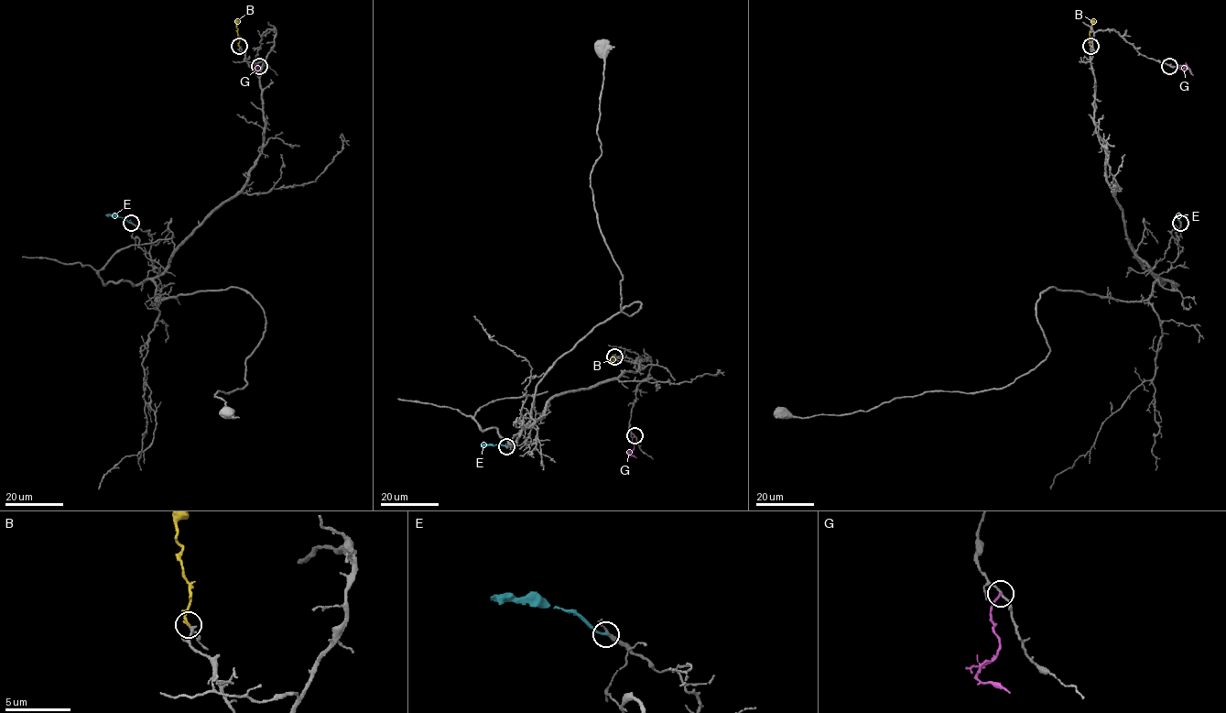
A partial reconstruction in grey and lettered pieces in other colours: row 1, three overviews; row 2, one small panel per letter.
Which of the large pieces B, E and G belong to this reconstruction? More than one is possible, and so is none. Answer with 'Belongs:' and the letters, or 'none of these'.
Belongs: B

